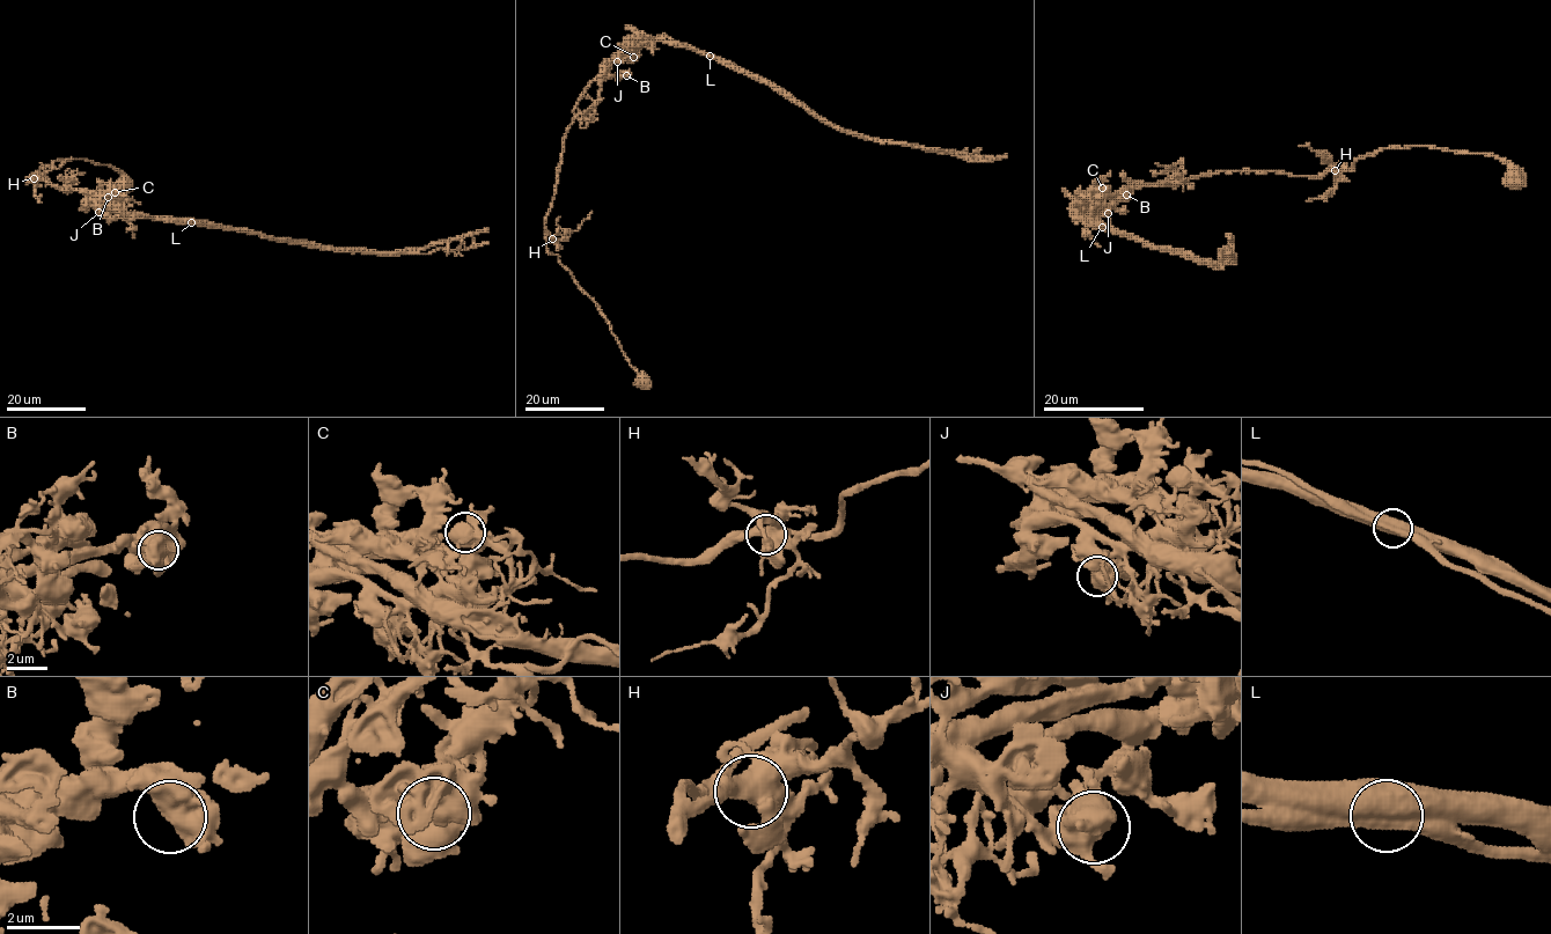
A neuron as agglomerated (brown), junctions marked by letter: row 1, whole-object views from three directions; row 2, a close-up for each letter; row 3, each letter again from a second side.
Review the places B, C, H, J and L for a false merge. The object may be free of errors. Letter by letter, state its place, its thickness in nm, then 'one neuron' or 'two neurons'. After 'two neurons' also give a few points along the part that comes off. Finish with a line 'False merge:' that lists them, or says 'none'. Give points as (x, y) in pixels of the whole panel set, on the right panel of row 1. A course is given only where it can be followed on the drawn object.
B: place (1126, 195); calibre 550 nm; one neuron
C: place (1102, 188); calibre 550 nm; one neuron
H: place (1335, 170); calibre 550 nm; one neuron
J: place (1108, 213); calibre 550 nm; one neuron
L: place (1102, 227); calibre 650 nm; two neurons; course (1102, 227), (1210, 265), (1221, 259), (1230, 247), (1230, 234)
False merge: L

